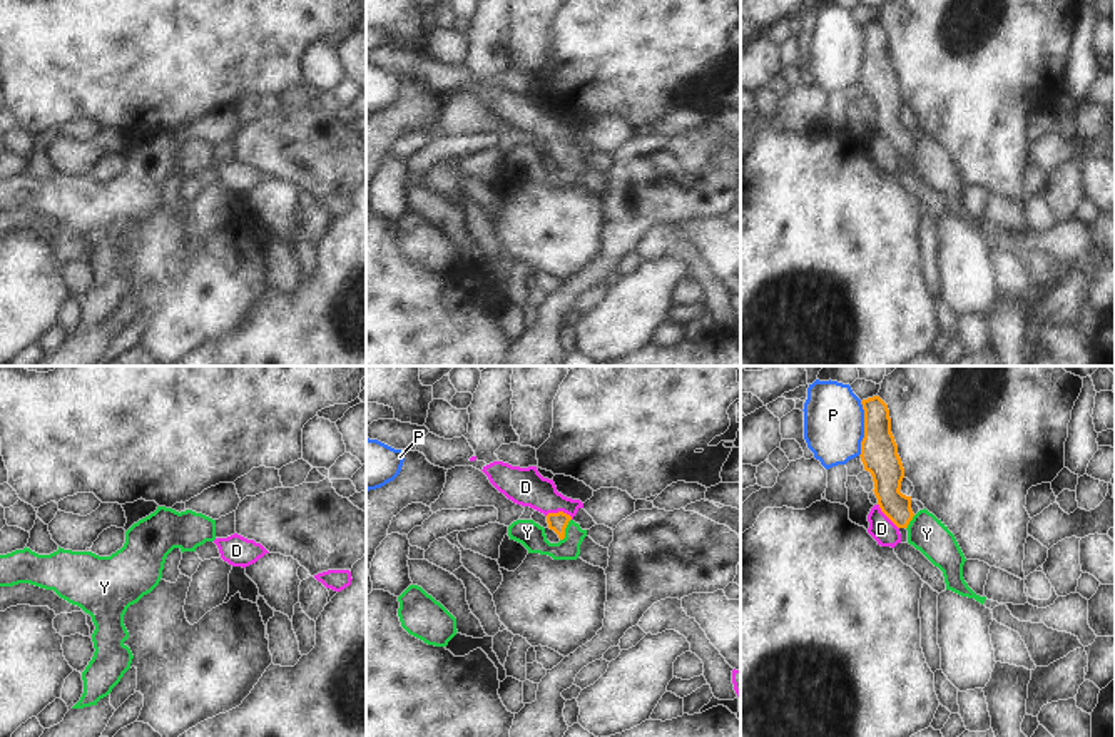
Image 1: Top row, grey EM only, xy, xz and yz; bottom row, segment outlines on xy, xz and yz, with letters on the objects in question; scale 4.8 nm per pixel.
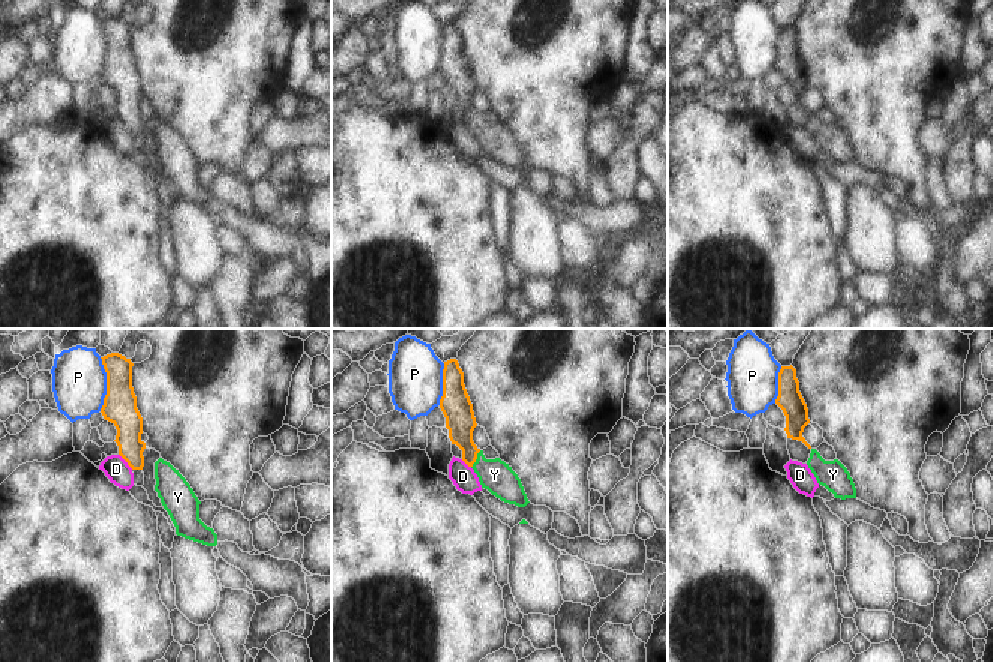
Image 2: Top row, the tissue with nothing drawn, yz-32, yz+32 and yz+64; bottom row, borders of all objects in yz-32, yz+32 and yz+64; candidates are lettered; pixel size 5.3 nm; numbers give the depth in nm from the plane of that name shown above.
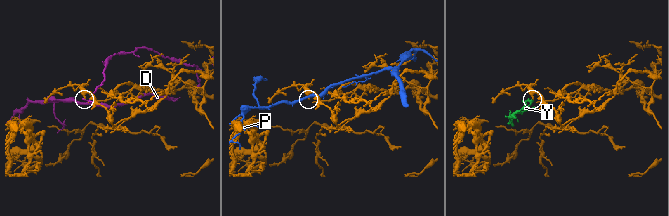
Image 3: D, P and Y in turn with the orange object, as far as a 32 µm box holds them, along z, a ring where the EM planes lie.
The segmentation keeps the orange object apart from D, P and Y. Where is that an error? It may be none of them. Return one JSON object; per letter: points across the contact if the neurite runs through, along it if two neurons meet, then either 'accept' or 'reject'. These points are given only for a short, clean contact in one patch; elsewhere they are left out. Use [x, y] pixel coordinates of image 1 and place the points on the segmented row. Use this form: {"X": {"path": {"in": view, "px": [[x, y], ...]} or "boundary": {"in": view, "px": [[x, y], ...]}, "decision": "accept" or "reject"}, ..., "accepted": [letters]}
{"D": {"boundary": {"in": "xz", "px": [[545, 515], [565, 512], [572, 518]]}, "decision": "reject"}, "P": {"boundary": {"in": "yz", "px": [[861, 401], [863, 440], [858, 455]]}, "decision": "reject"}, "Y": {"path": {"in": "xz", "px": [[557, 522], [564, 530], [557, 547], [527, 532]]}, "decision": "accept"}, "accepted": ["Y"]}

